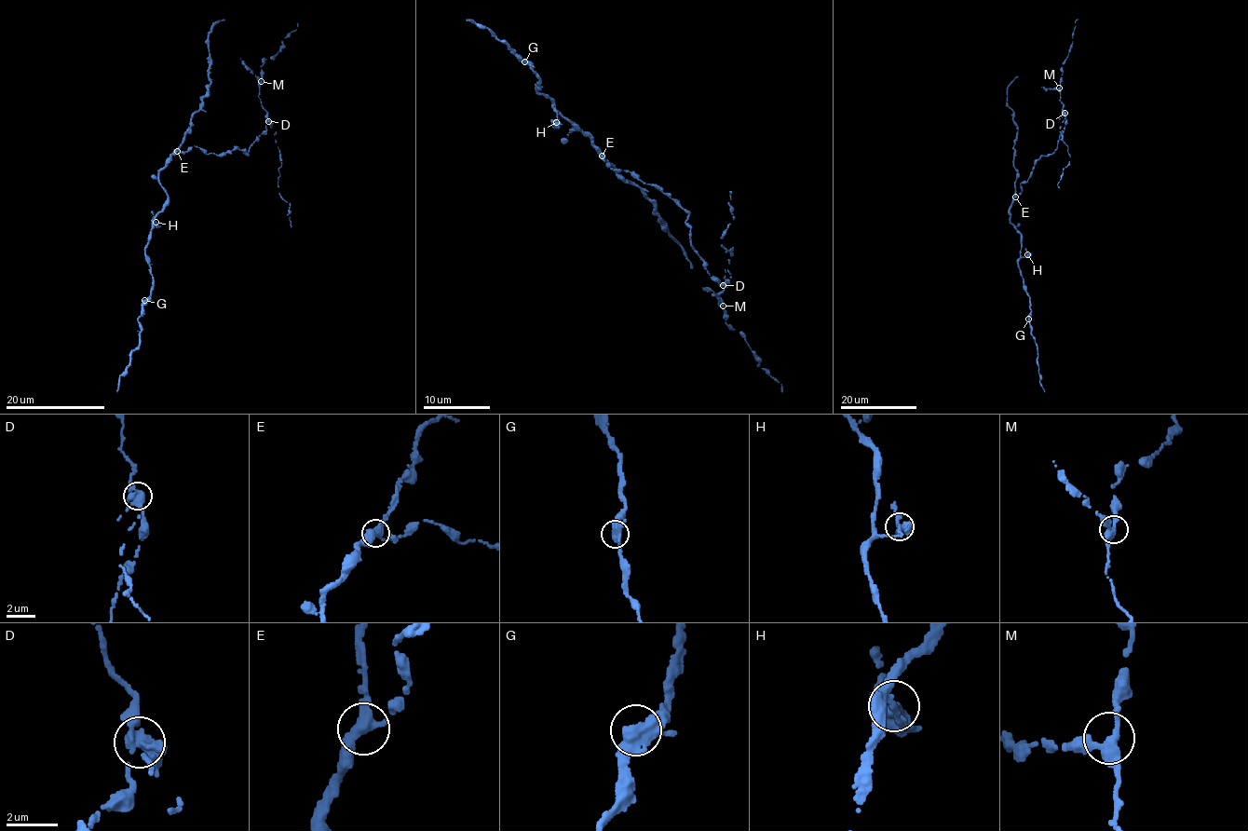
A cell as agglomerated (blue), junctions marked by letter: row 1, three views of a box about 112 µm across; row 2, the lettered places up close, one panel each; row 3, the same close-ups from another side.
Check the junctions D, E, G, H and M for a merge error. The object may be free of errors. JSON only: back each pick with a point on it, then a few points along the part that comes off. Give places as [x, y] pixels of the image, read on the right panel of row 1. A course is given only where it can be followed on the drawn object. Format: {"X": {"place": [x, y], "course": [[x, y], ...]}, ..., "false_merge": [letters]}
{"D": {"place": [1064, 113], "course": [[1064, 113], [1059, 131], [1067, 146], [1069, 163], [1064, 168], [1058, 183], [1060, 187]]}, "false_merge": ["D"]}

